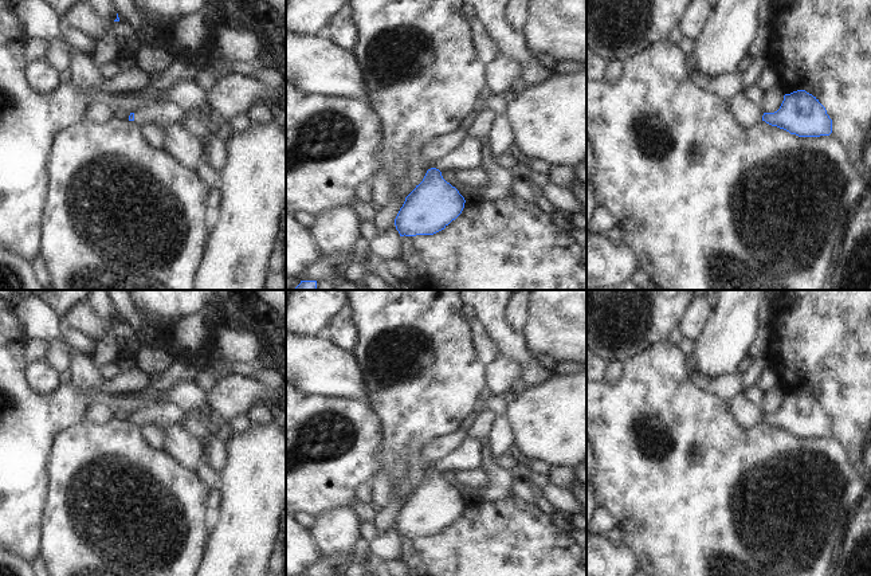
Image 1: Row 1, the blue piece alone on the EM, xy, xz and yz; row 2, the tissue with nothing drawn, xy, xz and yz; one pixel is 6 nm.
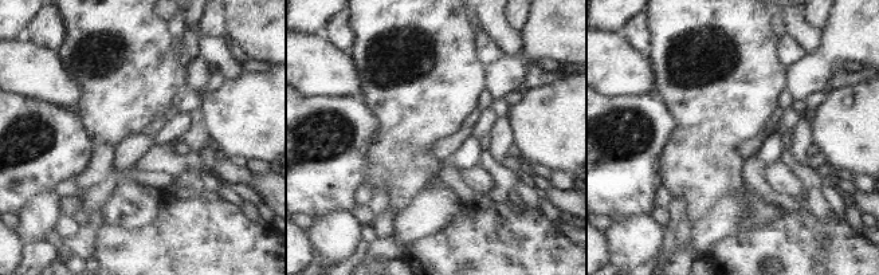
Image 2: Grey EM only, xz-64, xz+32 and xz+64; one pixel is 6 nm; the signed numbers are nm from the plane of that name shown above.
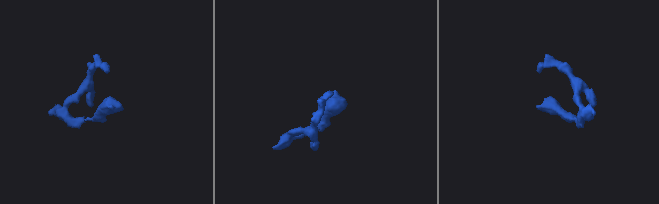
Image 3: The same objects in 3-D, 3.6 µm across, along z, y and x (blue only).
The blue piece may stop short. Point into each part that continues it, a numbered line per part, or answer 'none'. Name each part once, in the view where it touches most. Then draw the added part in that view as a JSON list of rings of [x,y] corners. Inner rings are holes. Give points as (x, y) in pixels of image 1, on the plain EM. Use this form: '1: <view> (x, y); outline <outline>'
1: xy (164, 415); outline [[[160,401],[152,408],[140,410],[134,414],[134,420],[129,422],[136,427],[157,427],[162,431],[191,419],[196,423],[203,423],[211,435],[223,439],[225,426],[215,419],[208,411],[193,410],[185,412],[183,408],[173,403]]]

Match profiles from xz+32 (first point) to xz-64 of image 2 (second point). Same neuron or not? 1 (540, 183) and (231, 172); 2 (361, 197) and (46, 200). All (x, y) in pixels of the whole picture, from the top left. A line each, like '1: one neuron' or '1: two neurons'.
1: one neuron
2: two neurons

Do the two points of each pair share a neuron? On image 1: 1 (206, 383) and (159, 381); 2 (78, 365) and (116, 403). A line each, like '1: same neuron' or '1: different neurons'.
1: same neuron
2: same neuron

